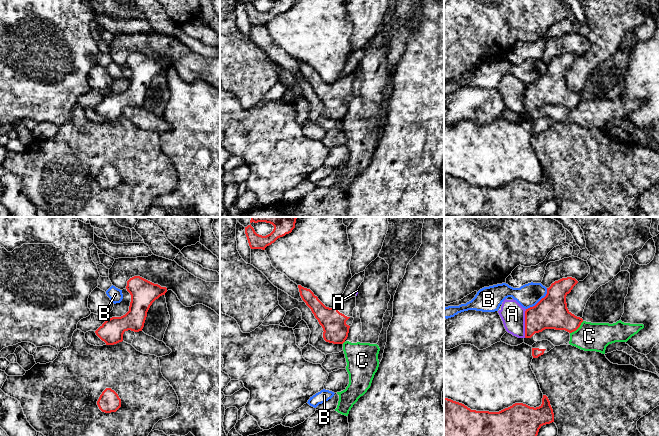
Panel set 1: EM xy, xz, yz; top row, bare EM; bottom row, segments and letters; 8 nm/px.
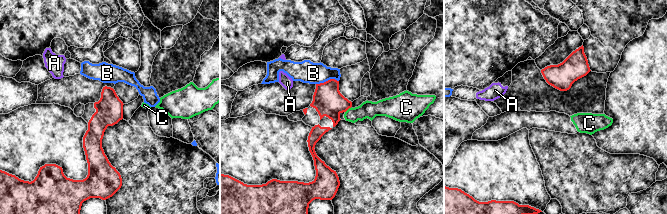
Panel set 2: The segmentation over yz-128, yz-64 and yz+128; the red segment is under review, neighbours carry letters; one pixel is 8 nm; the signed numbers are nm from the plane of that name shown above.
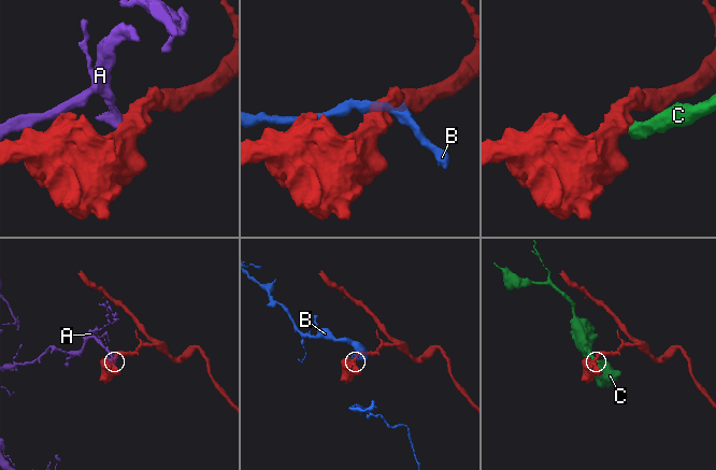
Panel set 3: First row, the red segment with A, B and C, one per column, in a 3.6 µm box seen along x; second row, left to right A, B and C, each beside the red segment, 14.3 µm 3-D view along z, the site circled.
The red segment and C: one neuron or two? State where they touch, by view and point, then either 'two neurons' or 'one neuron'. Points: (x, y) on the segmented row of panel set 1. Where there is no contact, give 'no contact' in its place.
yz (577, 328) | two neurons

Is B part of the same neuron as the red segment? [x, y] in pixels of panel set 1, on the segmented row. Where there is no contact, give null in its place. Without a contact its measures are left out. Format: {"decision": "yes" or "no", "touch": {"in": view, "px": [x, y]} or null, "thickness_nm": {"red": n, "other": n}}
{"decision": "no", "touch": {"in": "yz", "px": [540, 300]}, "thickness_nm": {"red": 260, "other": 190}}

